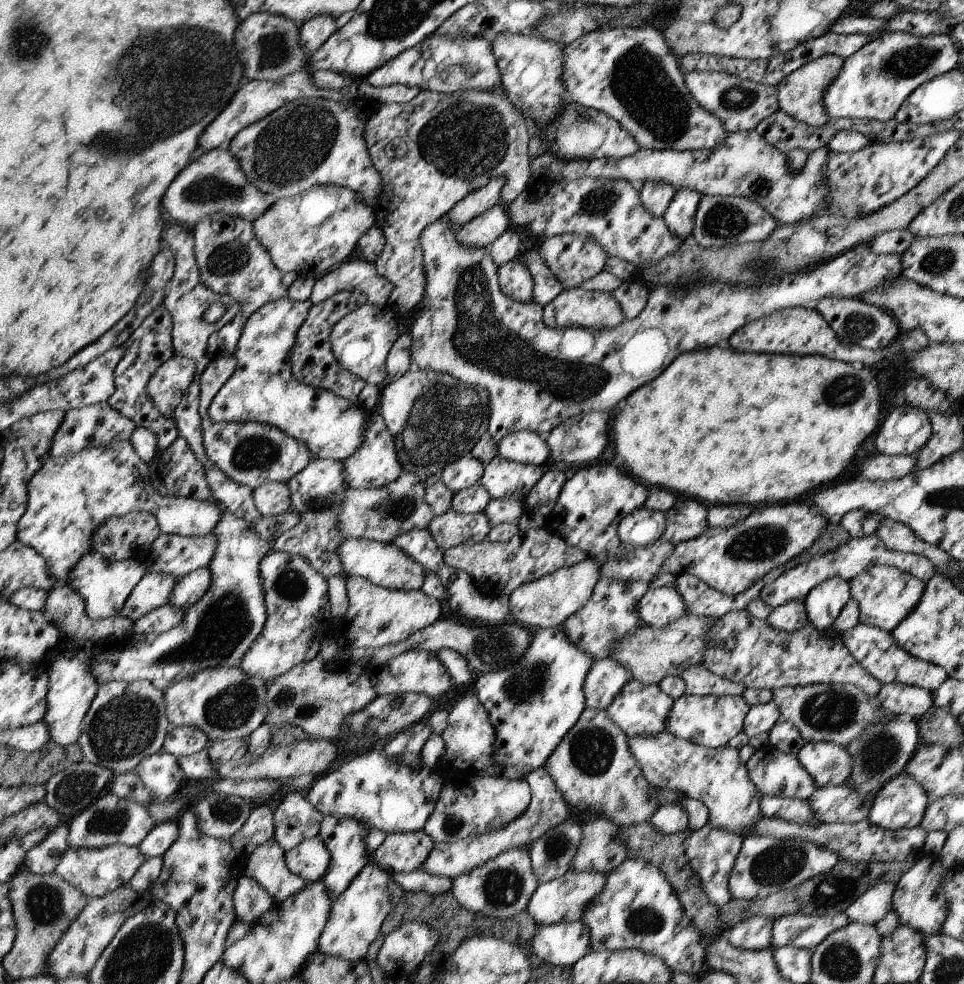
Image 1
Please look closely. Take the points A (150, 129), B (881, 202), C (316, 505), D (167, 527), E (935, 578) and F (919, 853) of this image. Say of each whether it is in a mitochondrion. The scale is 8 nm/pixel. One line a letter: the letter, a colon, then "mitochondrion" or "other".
A: mitochondrion
B: other
C: mitochondrion
D: other
E: other
F: other

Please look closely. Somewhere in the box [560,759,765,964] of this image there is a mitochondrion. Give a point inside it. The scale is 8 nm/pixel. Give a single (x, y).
(644, 922)

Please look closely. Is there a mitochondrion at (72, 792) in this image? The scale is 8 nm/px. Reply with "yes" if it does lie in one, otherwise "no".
yes

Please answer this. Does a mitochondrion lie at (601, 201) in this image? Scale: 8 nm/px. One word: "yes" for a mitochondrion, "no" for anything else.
yes

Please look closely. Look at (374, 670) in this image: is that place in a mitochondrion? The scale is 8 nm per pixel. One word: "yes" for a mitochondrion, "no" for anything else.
no

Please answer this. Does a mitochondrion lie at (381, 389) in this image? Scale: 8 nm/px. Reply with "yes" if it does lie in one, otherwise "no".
no

